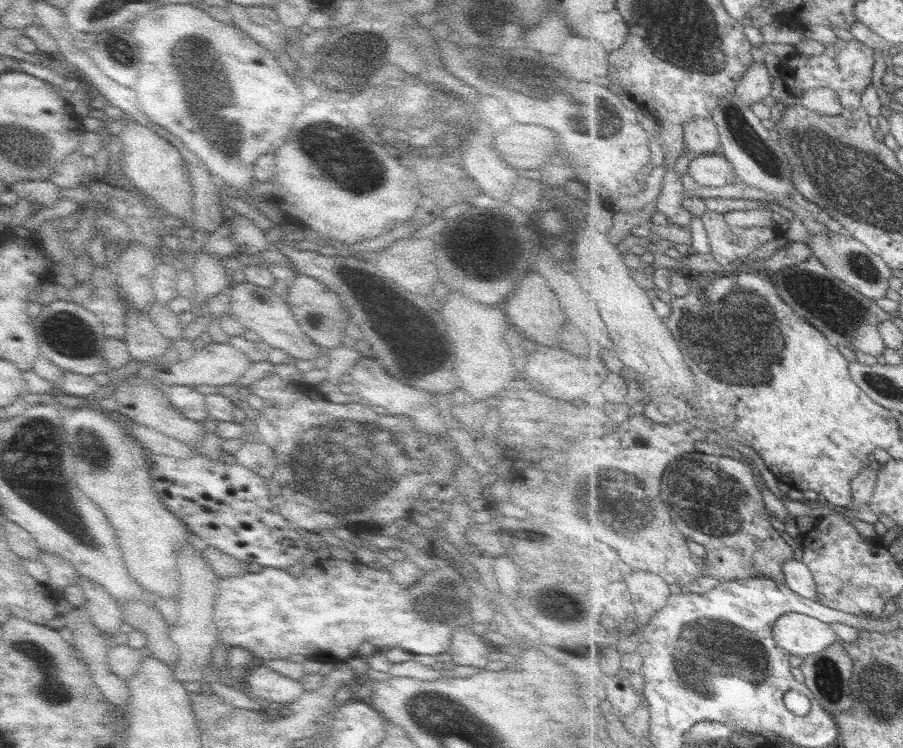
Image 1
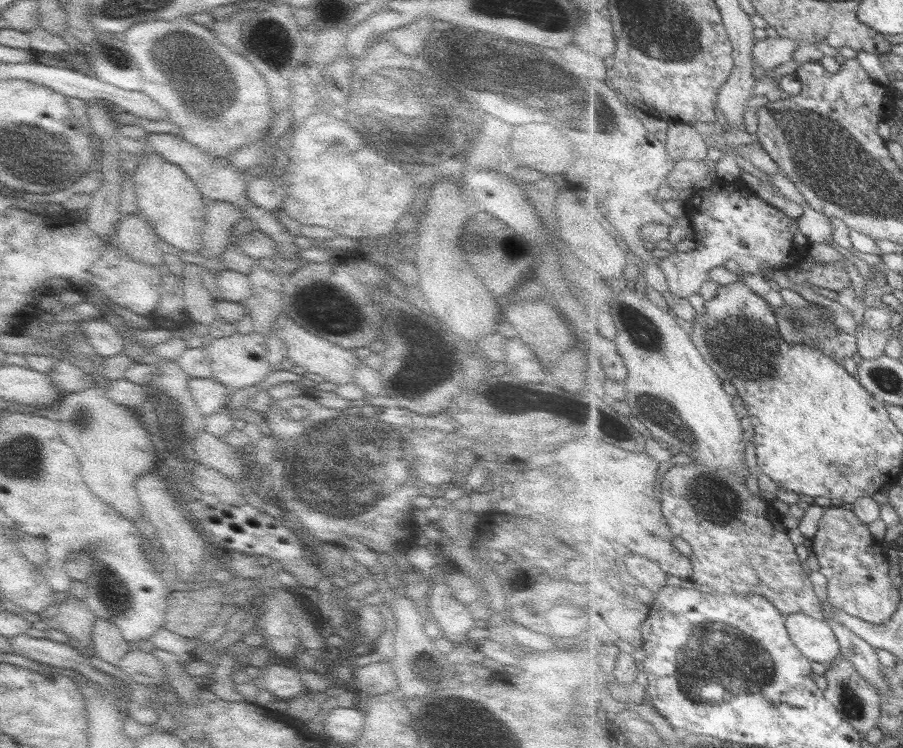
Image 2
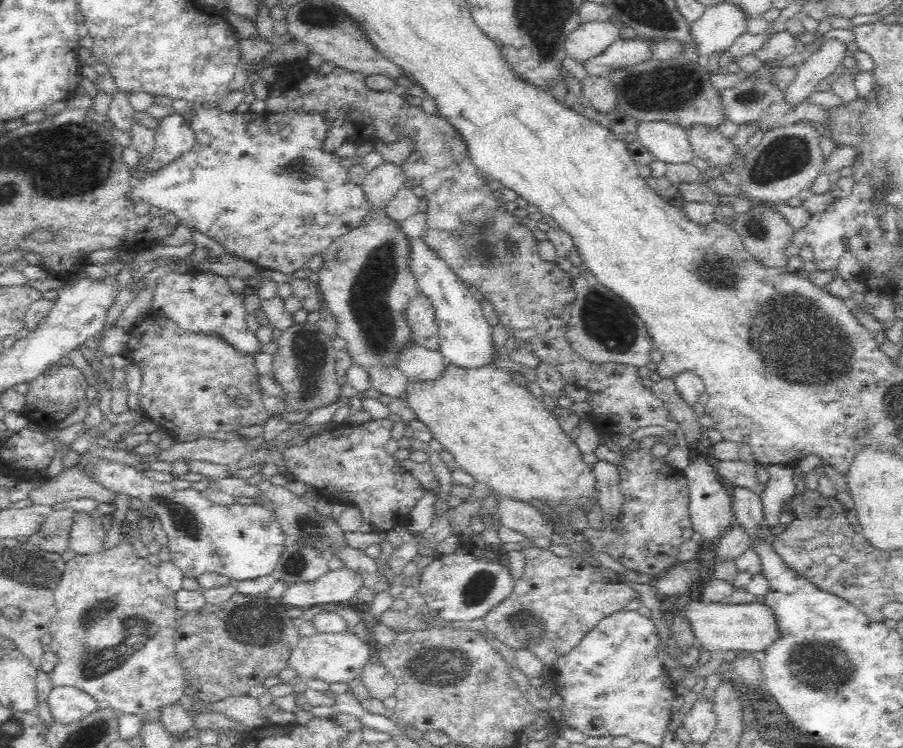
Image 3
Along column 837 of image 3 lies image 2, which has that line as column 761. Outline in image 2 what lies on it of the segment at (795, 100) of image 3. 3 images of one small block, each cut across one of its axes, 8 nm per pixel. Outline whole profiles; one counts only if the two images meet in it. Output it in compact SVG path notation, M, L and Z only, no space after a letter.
M783 32L779 37L759 39L753 48L754 63L765 71L772 70L791 60L798 48L797 39L793 40Z

